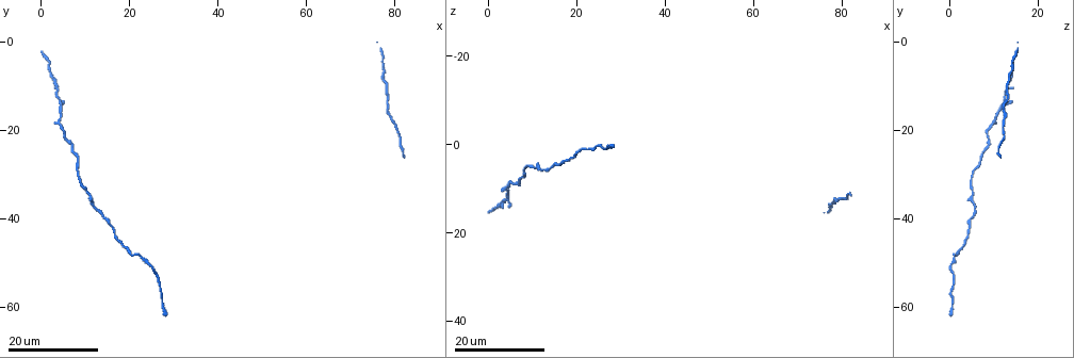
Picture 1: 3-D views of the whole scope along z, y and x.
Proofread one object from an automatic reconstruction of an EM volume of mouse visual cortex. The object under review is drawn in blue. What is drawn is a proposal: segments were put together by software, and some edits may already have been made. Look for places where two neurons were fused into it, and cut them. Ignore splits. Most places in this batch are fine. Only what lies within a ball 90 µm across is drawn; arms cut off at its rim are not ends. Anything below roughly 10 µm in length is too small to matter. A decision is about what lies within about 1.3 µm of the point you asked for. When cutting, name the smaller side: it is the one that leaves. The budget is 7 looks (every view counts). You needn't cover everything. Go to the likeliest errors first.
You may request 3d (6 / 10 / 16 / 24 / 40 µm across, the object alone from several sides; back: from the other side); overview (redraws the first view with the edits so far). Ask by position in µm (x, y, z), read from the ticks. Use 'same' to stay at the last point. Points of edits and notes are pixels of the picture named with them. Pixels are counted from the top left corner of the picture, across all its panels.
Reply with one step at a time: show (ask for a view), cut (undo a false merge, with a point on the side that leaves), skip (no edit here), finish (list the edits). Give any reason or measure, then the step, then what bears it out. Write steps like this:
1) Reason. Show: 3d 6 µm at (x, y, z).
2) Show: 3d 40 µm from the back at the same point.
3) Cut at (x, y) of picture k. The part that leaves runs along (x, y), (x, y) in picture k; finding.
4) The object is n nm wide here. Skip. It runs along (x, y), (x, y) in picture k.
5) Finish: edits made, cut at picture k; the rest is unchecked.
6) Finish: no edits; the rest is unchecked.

Three-way junction. Show: 3d 24 µm at (4.5, 17.5, 10.0).

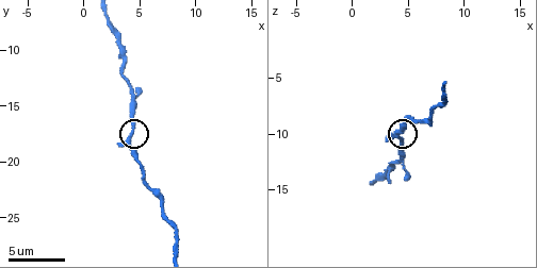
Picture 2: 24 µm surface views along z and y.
Closer look. Show: 3d 6 µm at (4.0, 18.0, 9.8).

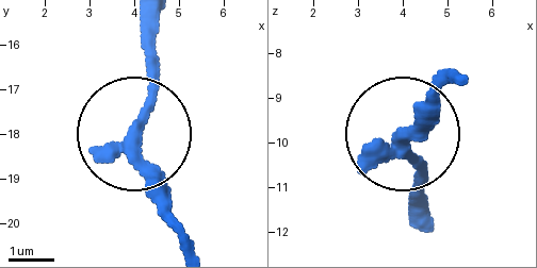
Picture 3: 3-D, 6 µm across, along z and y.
The object is 250 nm wide here. Skip. Continuous, no second neuron.

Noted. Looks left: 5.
Three-way junction. Show: 3d 10 µm at (4.4, 14.0, 12.4).

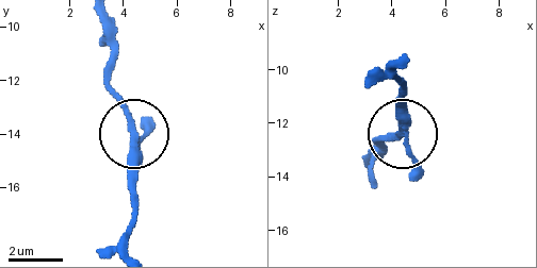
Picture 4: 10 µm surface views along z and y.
The side arm is 15 µm long. Skip. It runs along (126, 249), (132, 221), (132, 126), (108, 72) in picture 4; one neuron here.

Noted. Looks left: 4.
Show: 3d 16 µm at (15.5, 41.5, 4.5).

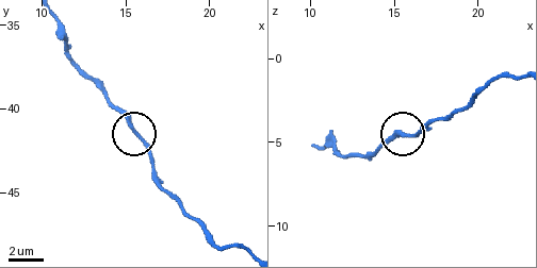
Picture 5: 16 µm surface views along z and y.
Show: 3d 6 µm at (15.9, 41.9, 4.7).

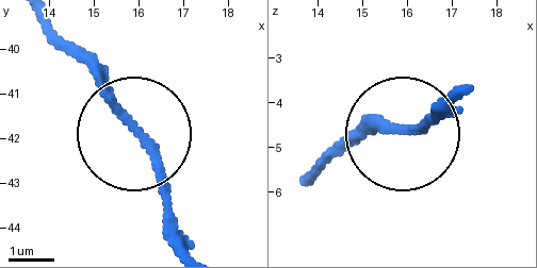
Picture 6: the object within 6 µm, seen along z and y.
Show: 3d 6 µm from the back at (15.90, 41.85, 4.60).

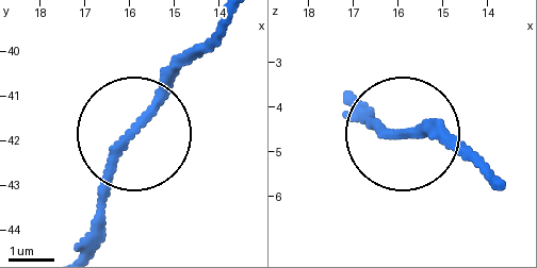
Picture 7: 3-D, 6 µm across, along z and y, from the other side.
Skip. One neuron here.

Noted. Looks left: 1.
Finish: no edits; the rest is unchecked.

